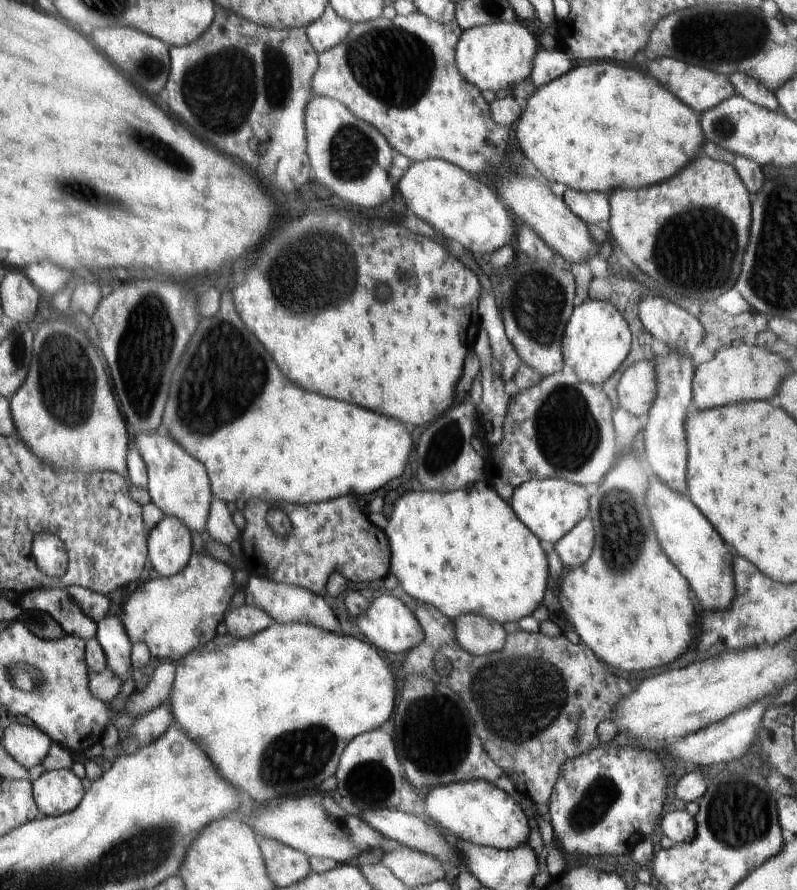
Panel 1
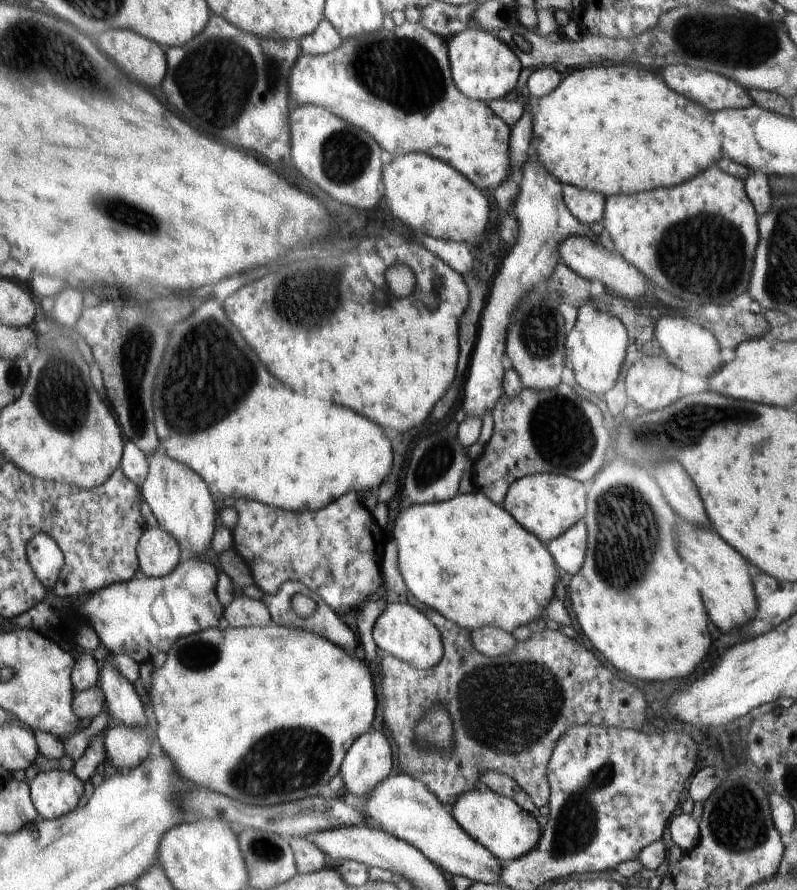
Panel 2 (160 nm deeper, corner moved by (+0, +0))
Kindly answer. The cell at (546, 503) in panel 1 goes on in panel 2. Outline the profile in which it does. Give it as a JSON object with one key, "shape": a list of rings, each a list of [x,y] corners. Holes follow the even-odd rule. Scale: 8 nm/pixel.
{"shape":[[[536,473],[513,482],[502,505],[520,526],[536,535],[546,545],[584,518],[586,495],[583,483],[571,476]]]}

